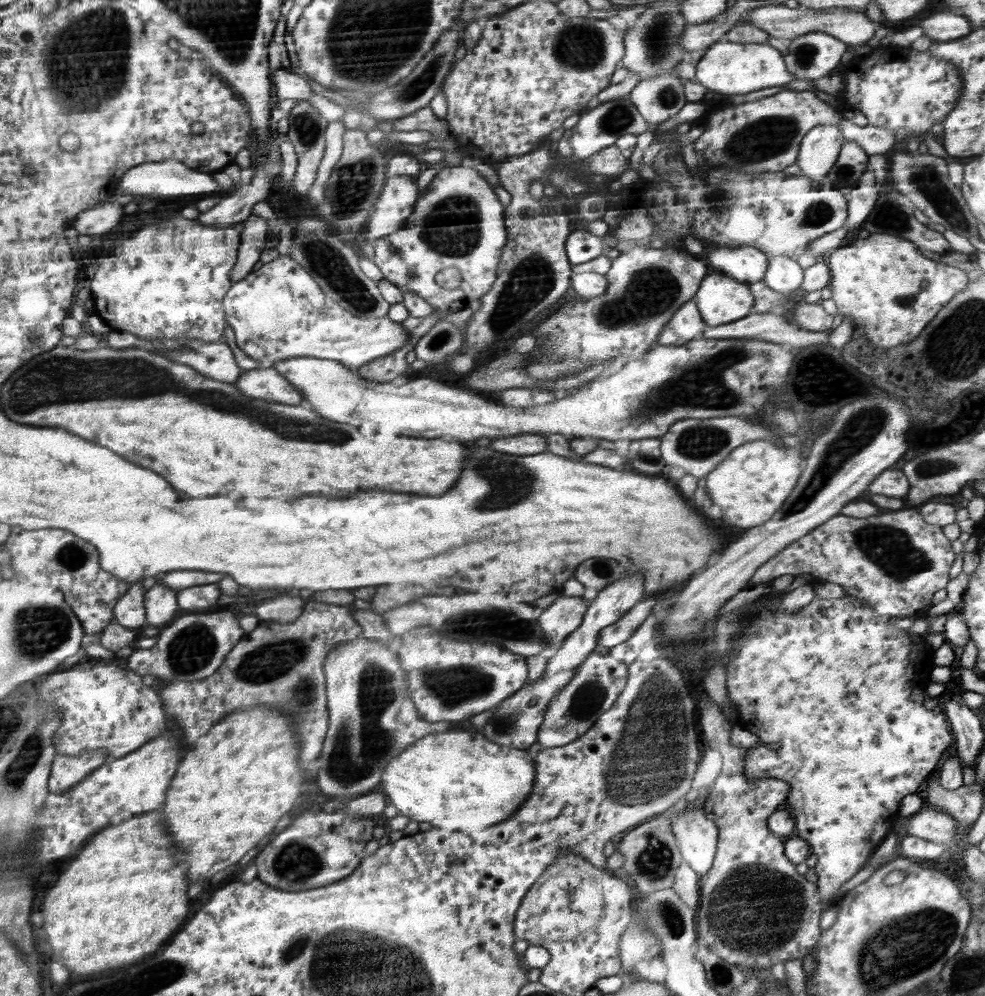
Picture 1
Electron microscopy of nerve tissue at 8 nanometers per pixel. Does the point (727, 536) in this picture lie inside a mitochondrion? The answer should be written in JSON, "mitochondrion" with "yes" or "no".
{"mitochondrion":"no"}

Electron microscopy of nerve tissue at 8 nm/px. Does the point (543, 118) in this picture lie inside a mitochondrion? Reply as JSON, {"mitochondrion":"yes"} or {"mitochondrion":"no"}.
{"mitochondrion":"no"}

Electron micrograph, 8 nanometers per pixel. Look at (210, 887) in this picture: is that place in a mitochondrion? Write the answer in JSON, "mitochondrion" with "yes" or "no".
{"mitochondrion":"no"}

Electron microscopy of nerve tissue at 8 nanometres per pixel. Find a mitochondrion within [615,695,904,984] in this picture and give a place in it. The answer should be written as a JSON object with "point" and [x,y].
{"point":[757,910]}

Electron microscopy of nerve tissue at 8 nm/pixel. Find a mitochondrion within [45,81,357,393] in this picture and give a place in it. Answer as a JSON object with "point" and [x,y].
{"point":[306,126]}

